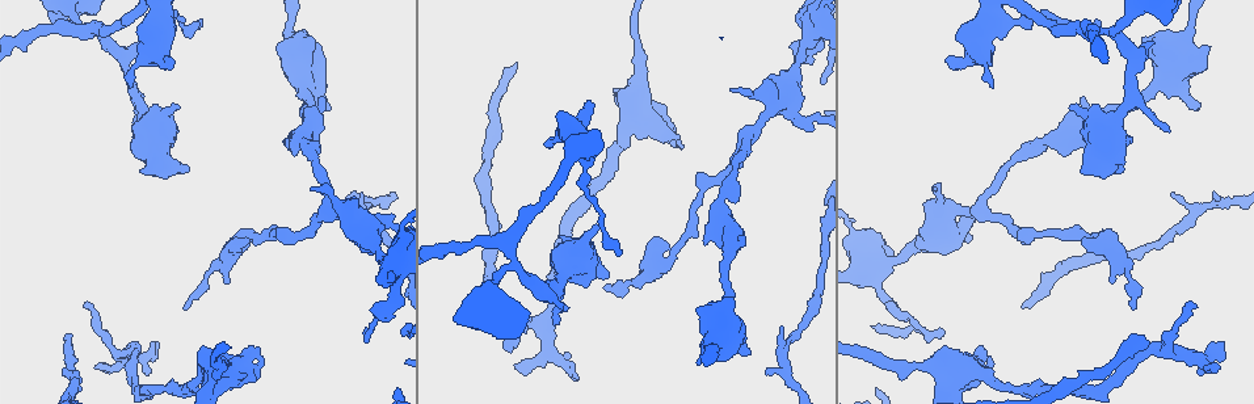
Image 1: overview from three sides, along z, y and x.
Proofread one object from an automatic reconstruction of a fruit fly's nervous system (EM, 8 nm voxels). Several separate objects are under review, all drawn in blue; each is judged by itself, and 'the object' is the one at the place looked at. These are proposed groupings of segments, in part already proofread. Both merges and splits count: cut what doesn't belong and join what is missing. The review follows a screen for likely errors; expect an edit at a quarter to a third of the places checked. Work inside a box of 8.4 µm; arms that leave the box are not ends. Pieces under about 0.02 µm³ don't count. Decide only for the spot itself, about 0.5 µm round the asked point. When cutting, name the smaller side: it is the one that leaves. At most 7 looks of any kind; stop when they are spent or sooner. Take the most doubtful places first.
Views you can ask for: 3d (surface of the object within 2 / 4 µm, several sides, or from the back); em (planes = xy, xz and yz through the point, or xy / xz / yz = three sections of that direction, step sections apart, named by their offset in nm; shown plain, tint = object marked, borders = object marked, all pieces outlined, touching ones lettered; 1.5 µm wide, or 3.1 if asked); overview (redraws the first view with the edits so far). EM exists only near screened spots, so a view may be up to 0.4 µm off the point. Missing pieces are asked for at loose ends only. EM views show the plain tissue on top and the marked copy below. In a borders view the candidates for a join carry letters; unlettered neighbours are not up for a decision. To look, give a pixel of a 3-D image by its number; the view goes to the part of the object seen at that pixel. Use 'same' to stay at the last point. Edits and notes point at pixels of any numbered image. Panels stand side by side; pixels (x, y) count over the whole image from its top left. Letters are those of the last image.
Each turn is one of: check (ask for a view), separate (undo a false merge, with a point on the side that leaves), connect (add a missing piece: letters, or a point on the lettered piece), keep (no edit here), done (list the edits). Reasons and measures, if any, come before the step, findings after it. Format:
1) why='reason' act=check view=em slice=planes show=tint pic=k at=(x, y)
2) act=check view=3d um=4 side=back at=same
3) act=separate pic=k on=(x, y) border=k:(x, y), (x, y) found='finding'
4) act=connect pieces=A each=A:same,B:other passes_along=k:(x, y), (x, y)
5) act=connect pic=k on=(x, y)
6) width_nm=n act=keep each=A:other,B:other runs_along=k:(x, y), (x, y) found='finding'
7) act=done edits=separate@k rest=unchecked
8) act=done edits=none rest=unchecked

act=check view=em slice=planes show=borders pic=1 at=(70, 347)

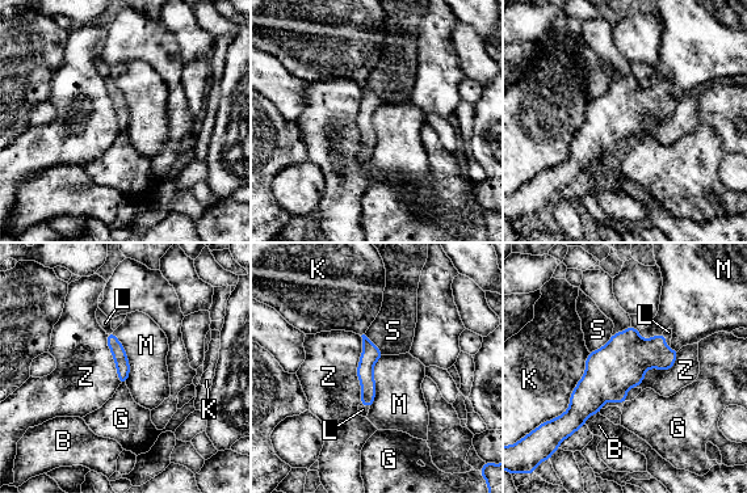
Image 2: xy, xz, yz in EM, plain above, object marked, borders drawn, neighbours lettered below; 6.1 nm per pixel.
act=connect pieces=L each=B:other,G:other,K:other,L:same,M:other,S:other,Z:other passes_along=2:(626, 355), (664, 341), (668, 332) found='it goes on there'

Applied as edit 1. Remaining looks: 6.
why='thin end' act=check view=em slice=planes show=borders pic=1 at=(577, 381)

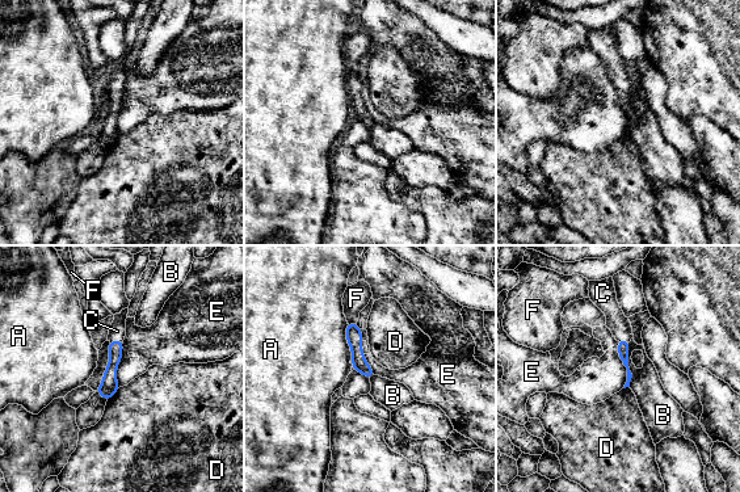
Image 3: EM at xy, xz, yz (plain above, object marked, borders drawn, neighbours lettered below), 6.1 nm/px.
act=connect pieces=C each=A:other,B:other,C:same,D:other,E:other,F:other passes_along=3:(109, 379), (116, 340), (117, 331) found='it goes on there'

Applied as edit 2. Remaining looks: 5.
act=check view=overview

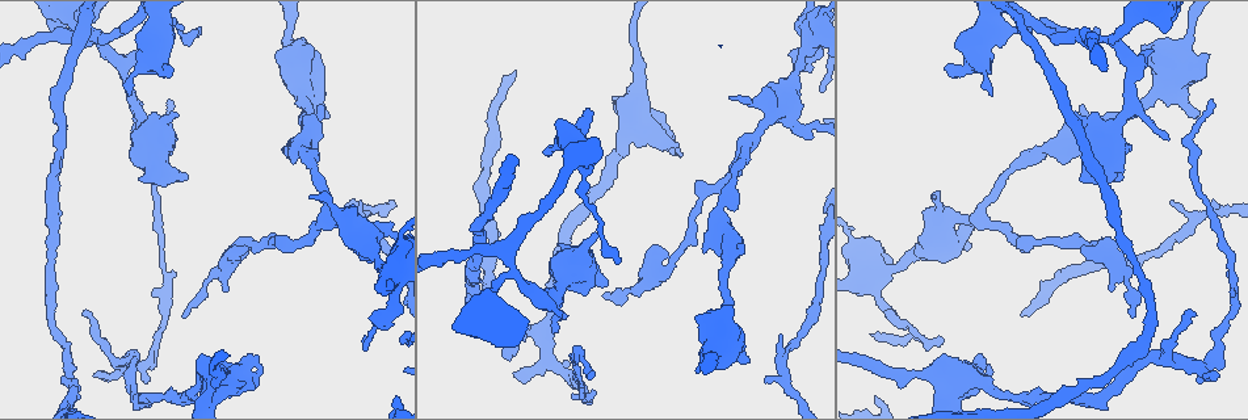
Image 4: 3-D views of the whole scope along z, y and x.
why='thin end' act=check view=em slice=planes show=borders pic=4 at=(169, 100)

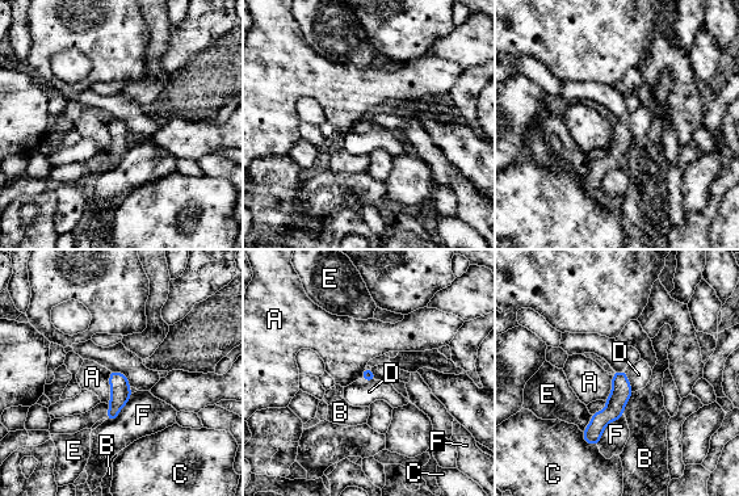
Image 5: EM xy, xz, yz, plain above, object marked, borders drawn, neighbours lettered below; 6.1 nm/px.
act=keep each=A:other,B:other,C:other,D:other,E:other,F:other runs_along=5:(621, 374), (620, 396), (593, 441) found='no lettered piece goes on from it'

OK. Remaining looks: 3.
act=done edits=connect@2,connect@3 rest=unchecked

